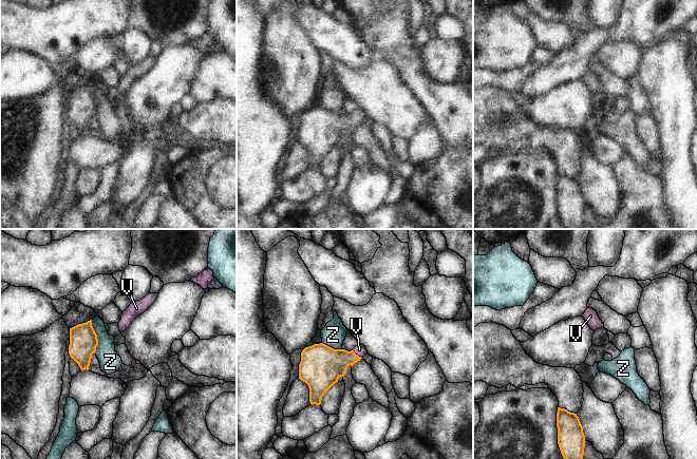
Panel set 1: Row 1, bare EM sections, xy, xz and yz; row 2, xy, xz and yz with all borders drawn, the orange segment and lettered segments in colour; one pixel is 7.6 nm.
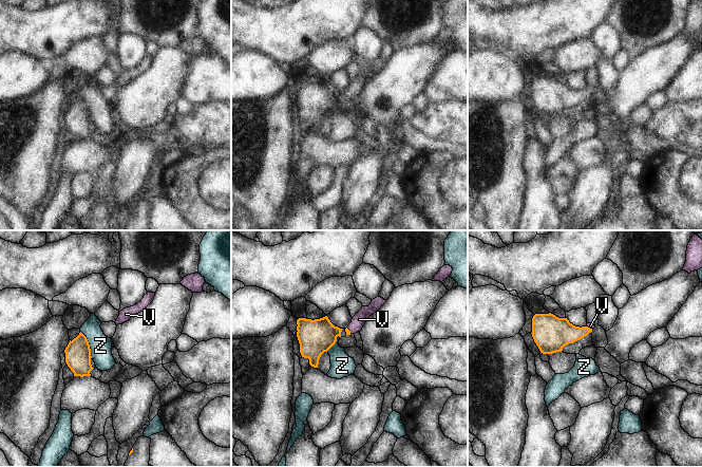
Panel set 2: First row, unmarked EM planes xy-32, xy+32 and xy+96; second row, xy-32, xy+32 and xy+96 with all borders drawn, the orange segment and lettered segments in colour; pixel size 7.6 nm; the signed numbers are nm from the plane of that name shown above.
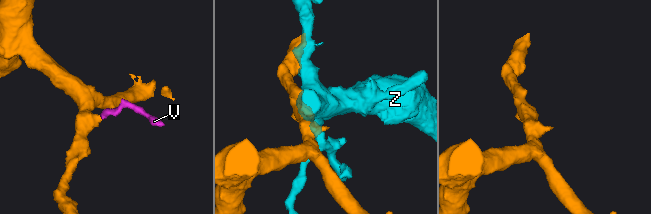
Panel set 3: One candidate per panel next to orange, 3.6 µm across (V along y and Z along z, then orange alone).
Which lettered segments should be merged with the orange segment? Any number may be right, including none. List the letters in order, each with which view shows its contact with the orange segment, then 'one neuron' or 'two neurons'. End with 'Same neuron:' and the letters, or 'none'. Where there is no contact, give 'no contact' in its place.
V: contact in xz; one neuron
Z: contact in xy; two neurons
Same neuron: V

